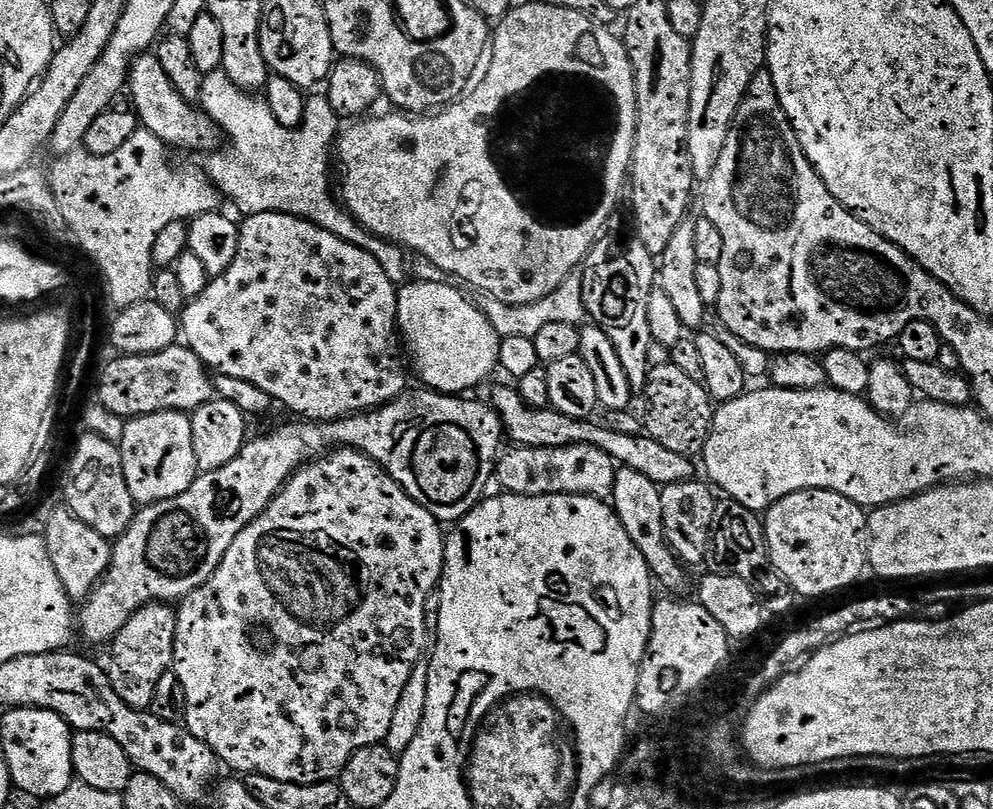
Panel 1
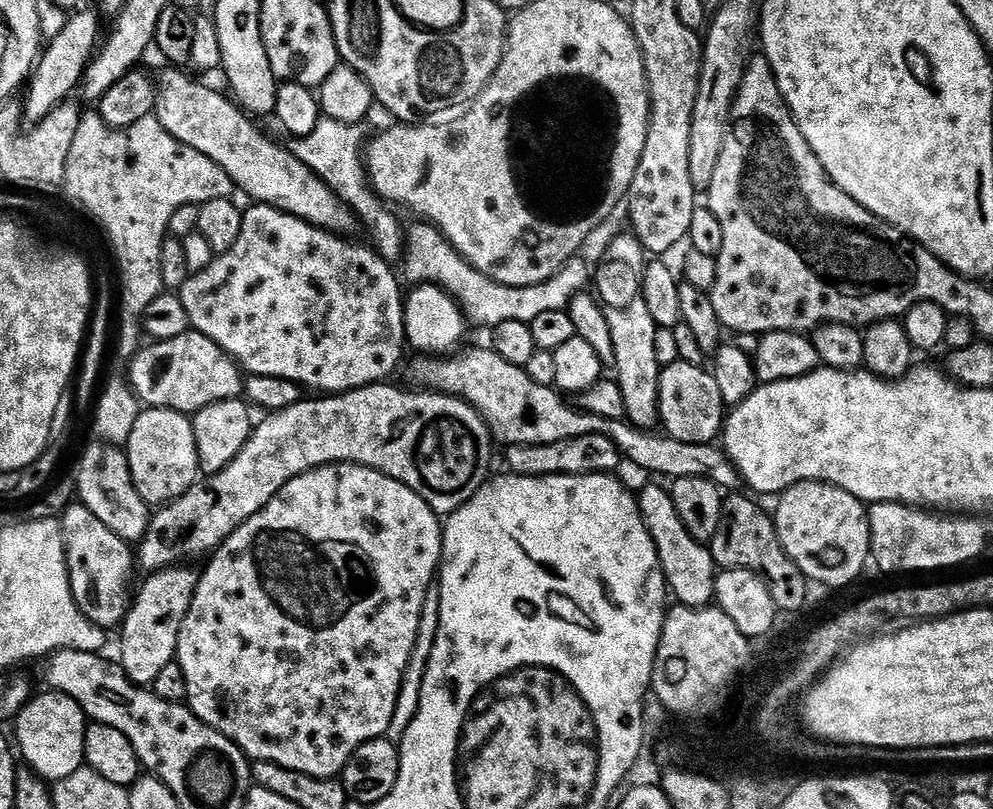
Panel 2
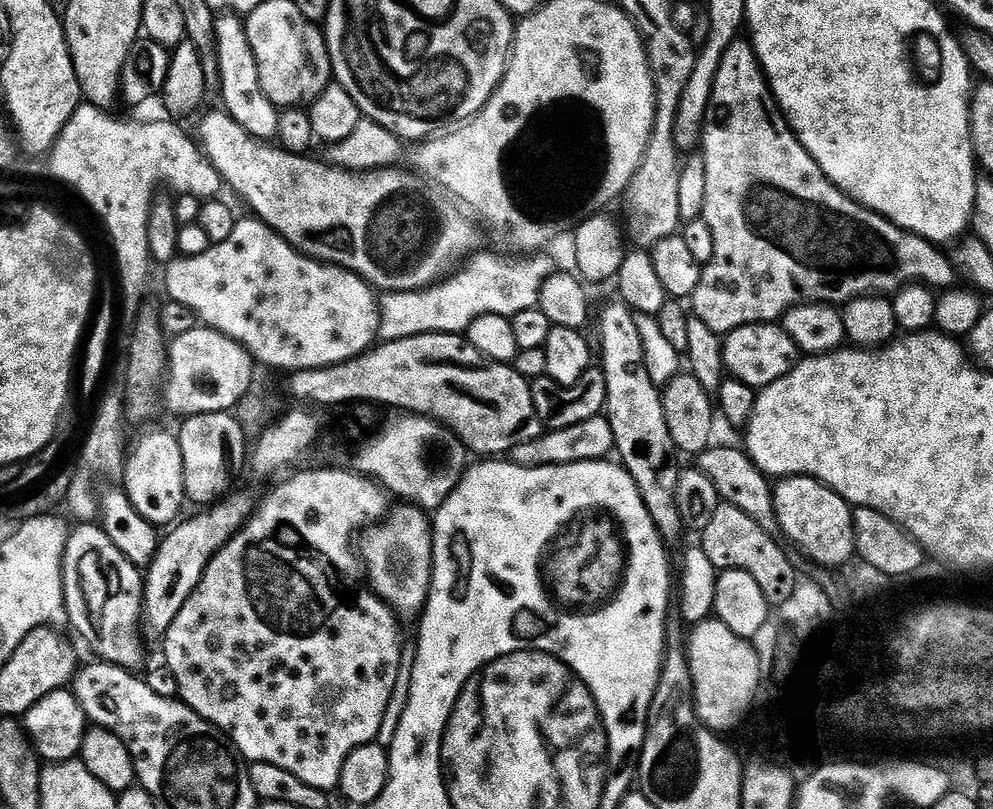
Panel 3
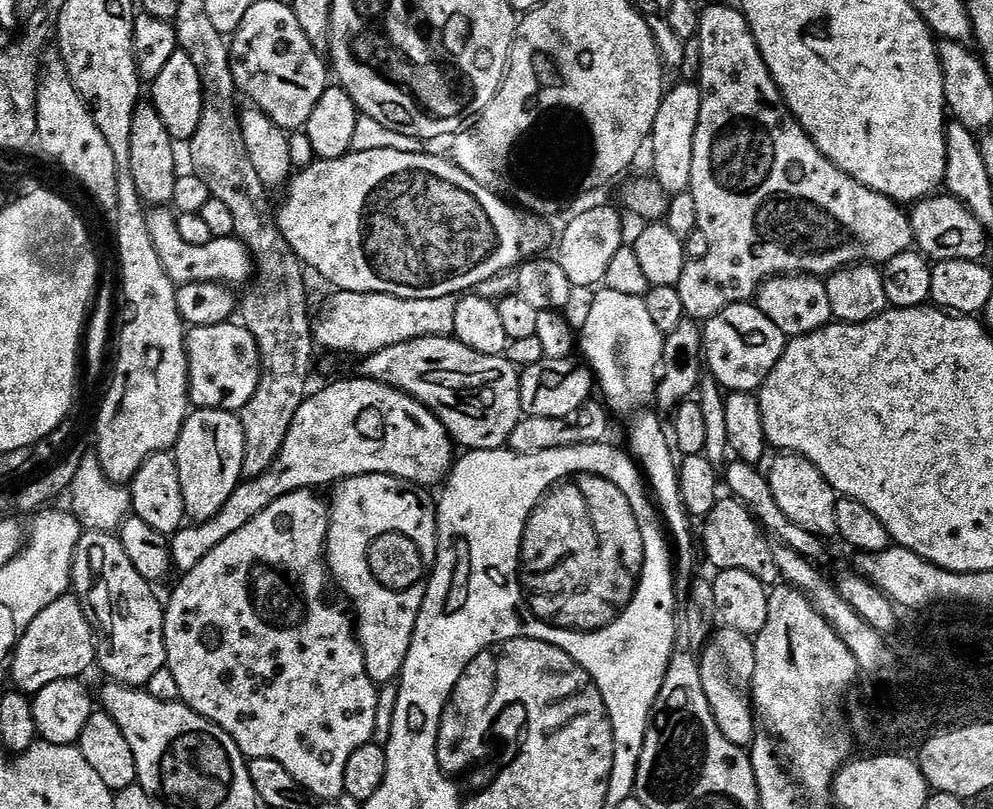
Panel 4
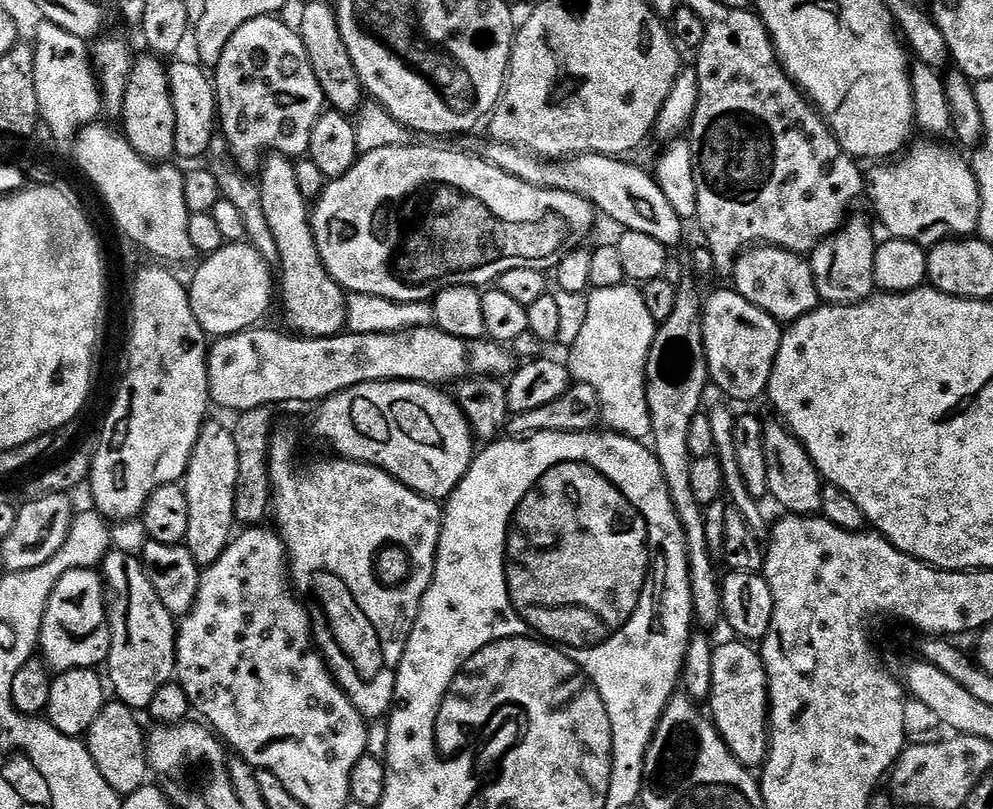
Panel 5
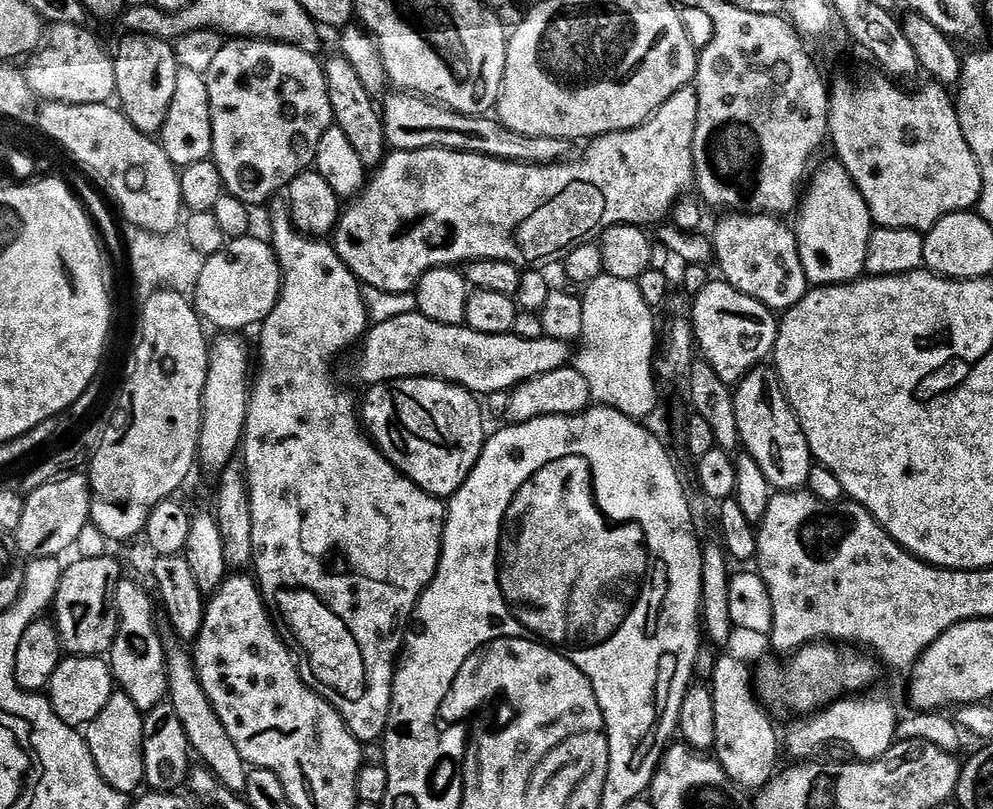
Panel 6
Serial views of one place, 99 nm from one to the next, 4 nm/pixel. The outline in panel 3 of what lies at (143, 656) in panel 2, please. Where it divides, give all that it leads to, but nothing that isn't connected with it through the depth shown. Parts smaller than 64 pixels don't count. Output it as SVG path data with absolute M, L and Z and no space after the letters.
M236 496L232 501L221 499L209 507L201 516L181 519L171 529L169 536L165 535L160 542L156 557L146 569L144 576L144 607L142 609L142 624L156 638L163 637L170 630L174 618L182 610L182 606L194 594L194 590L202 582L208 563L215 558L220 549L225 548L232 537L248 523L254 512L252 500L248 496Z

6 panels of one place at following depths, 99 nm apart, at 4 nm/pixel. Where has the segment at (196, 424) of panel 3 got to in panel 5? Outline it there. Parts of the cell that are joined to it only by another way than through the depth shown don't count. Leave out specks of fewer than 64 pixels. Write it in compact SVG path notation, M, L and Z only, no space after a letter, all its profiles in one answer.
M205 423L198 434L198 442L194 446L194 454L188 463L188 473L184 476L182 487L186 494L186 502L190 506L190 526L186 530L186 546L201 569L210 567L228 549L234 539L232 527L236 524L238 509L235 506L235 486L238 483L238 446L235 445L233 429L227 424Z

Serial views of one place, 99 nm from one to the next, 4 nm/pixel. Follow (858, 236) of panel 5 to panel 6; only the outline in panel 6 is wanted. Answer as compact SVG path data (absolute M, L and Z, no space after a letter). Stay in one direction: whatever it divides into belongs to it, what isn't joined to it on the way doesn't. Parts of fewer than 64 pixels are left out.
M824 164L814 172L811 173L812 181L810 176L806 191L799 201L794 223L802 270L812 286L849 284L865 275L866 246L872 237L874 221L858 186L843 164Z

